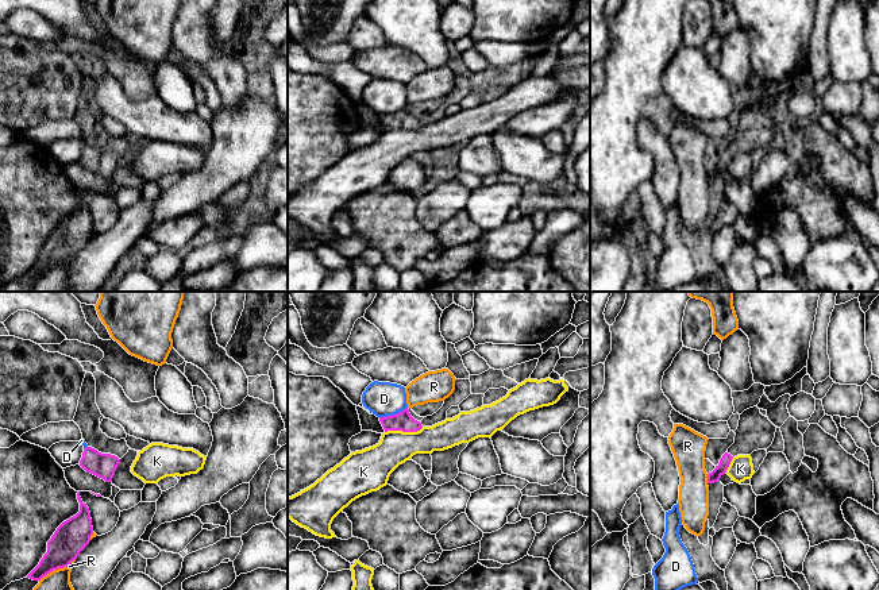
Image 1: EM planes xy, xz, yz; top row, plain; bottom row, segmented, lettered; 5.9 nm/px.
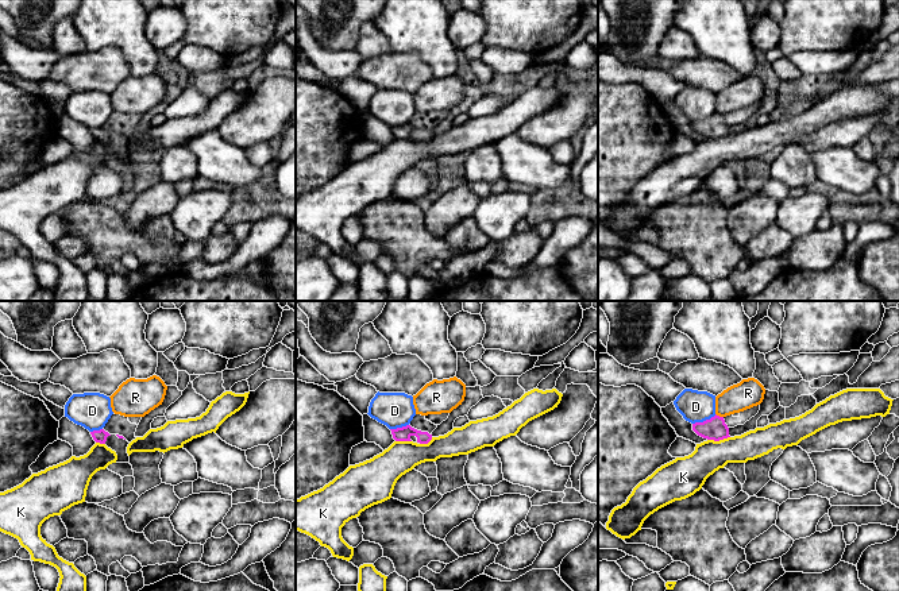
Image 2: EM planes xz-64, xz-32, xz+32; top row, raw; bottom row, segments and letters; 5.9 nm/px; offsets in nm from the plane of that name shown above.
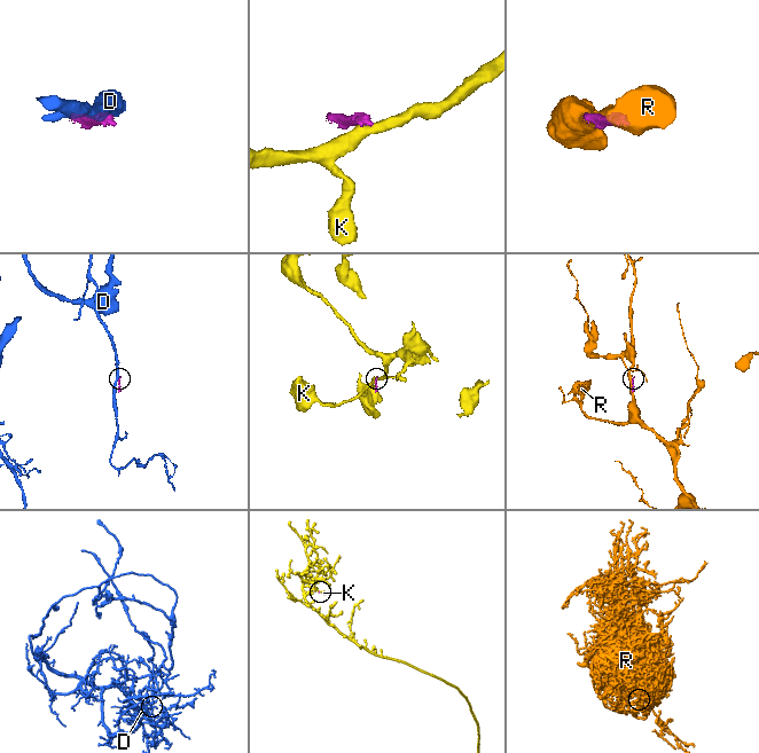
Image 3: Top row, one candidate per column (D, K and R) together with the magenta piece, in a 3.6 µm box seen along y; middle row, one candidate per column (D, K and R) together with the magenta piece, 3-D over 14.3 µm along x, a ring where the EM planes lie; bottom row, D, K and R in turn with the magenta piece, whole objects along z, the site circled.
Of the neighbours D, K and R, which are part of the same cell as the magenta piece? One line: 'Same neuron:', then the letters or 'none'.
Same neuron: none

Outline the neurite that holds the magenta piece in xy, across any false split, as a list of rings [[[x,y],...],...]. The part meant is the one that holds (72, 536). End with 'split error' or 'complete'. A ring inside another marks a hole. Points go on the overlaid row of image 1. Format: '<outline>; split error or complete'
[[[77,493],[80,512],[63,521],[47,541],[47,552],[39,564],[23,579],[11,582],[3,590],[34,590],[39,581],[54,570],[68,567],[89,544],[93,535],[90,512]]]; split error

